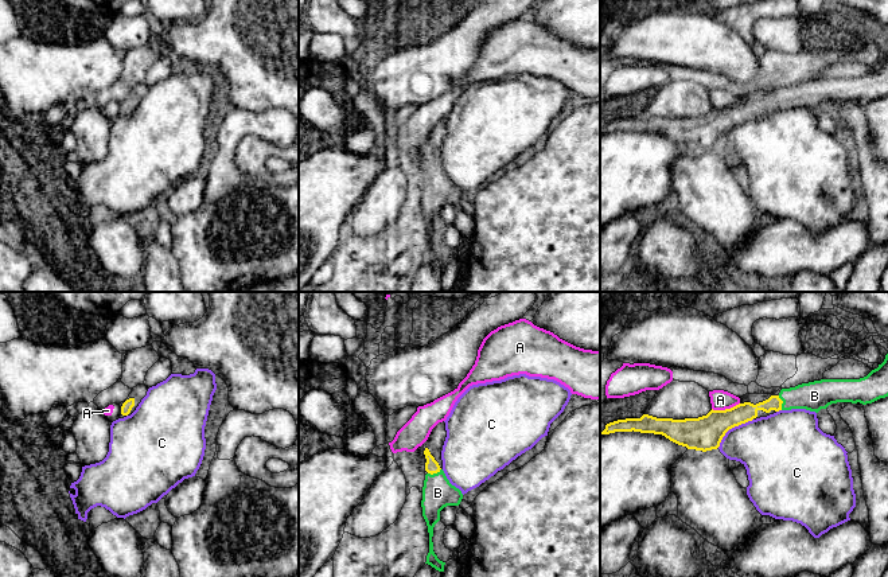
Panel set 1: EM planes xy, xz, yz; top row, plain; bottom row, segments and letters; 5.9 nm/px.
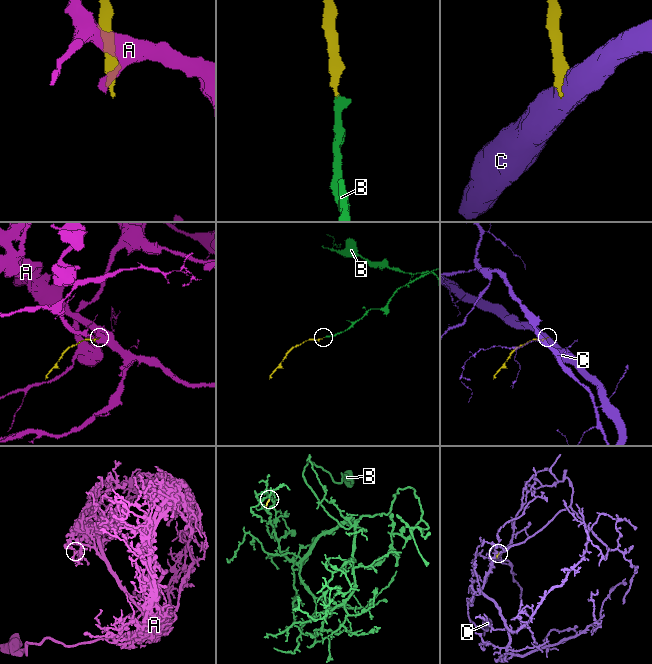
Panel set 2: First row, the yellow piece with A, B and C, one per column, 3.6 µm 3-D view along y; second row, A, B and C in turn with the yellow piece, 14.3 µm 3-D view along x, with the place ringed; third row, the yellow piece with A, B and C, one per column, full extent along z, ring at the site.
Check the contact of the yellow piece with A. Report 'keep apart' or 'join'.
keep apart

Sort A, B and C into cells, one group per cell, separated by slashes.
A / B / C

